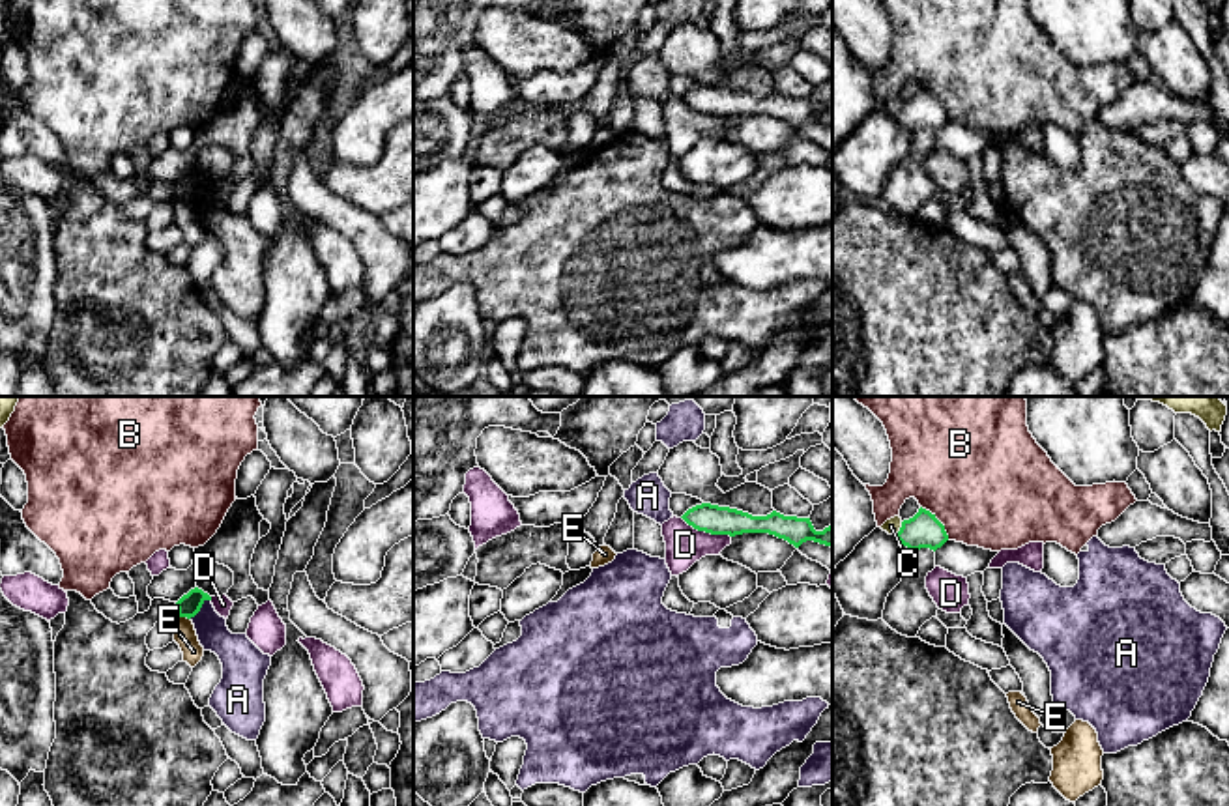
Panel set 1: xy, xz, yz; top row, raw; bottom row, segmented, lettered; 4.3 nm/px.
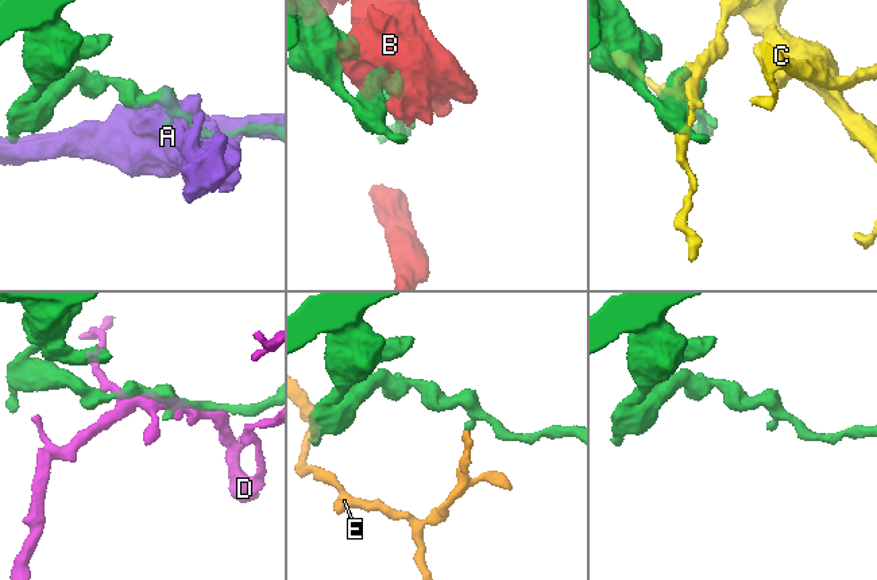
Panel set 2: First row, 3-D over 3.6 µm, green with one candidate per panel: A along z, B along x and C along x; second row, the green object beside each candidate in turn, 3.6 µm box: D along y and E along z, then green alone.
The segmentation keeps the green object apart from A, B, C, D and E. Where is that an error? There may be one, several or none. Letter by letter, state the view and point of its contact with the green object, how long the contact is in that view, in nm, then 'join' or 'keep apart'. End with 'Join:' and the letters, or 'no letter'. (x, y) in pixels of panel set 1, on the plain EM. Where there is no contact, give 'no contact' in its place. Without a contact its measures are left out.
A: xy (201, 187) | 130 nm | keep apart
B: yz (939, 103) | 200 nm | keep apart
C: yz (900, 111) | 70 nm | keep apart
D: xz (706, 113) | 240 nm | keep apart
E: xy (184, 197) | 60 nm | keep apart
Join: no letter

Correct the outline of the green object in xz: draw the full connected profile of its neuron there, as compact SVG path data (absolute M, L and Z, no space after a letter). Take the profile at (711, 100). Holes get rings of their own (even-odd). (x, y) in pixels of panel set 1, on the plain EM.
M701 84L688 90L681 99L694 110L711 116L769 114L795 129L806 122L832 129L832 107L816 112L810 99L784 97L776 92L767 97L752 97L737 90Z

